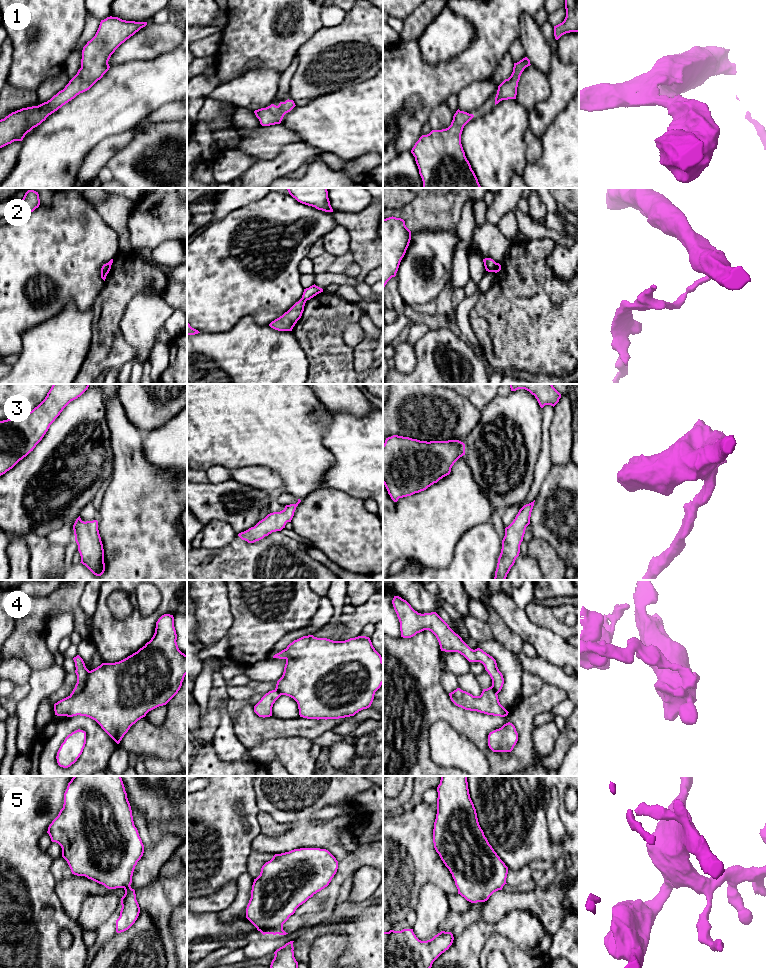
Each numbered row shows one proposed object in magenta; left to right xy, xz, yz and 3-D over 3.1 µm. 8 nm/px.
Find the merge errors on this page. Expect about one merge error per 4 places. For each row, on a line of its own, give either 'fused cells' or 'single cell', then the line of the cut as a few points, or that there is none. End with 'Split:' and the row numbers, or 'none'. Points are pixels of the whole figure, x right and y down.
1: single cell; cut none
2: fused cells; cut xz (301, 298), (305, 301)
3: single cell; cut none
4: fused cells; cut xy (90, 671), (85, 686), (79, 692), (70, 696)
5: single cell; cut none
Split: 2, 4

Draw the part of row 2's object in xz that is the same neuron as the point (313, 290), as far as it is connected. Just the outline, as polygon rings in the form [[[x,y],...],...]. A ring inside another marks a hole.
[[[314,284],[309,288],[304,289],[302,299],[305,301],[310,300],[311,298],[313,298],[314,296],[321,292],[323,292],[323,289]]]

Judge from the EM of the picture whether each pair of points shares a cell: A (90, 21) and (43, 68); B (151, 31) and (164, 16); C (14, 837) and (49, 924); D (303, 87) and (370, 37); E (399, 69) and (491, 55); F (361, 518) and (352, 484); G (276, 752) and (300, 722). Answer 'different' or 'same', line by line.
A: different
B: different
C: same
D: same
E: same
F: different
G: different

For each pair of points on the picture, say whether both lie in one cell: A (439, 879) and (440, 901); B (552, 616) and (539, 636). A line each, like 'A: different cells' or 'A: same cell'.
A: different cells
B: different cells

